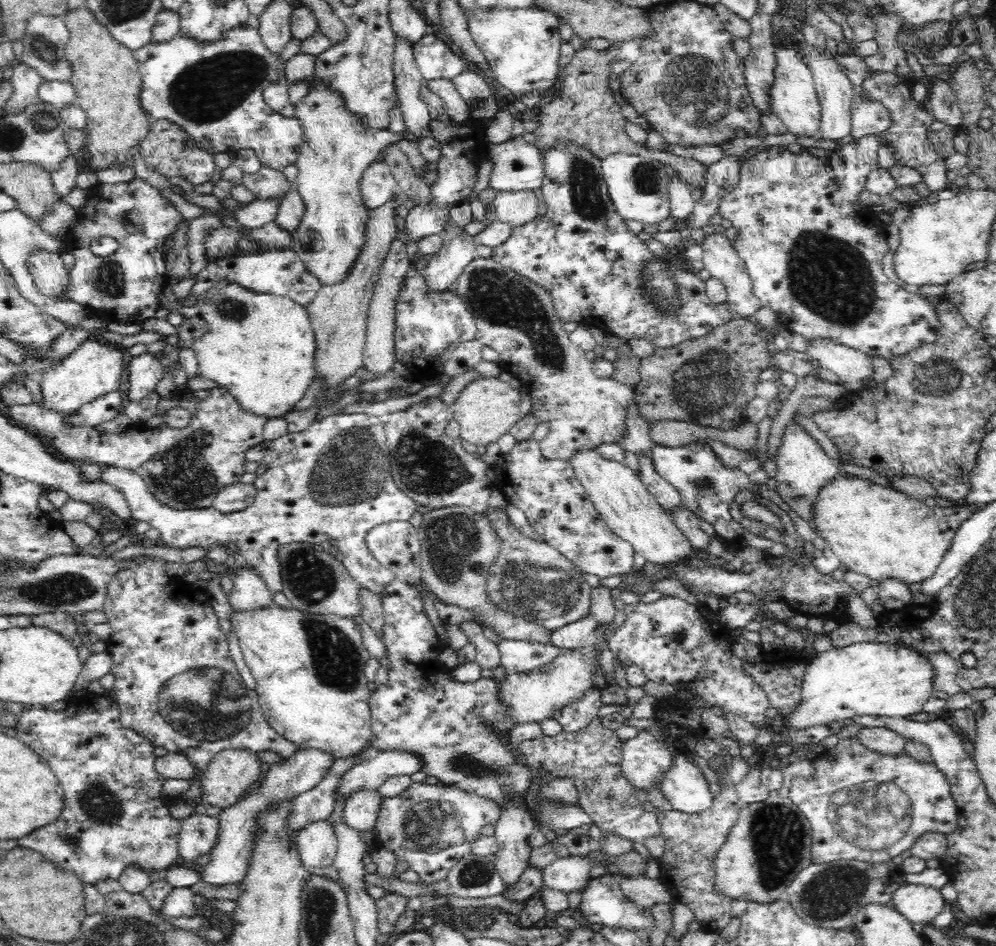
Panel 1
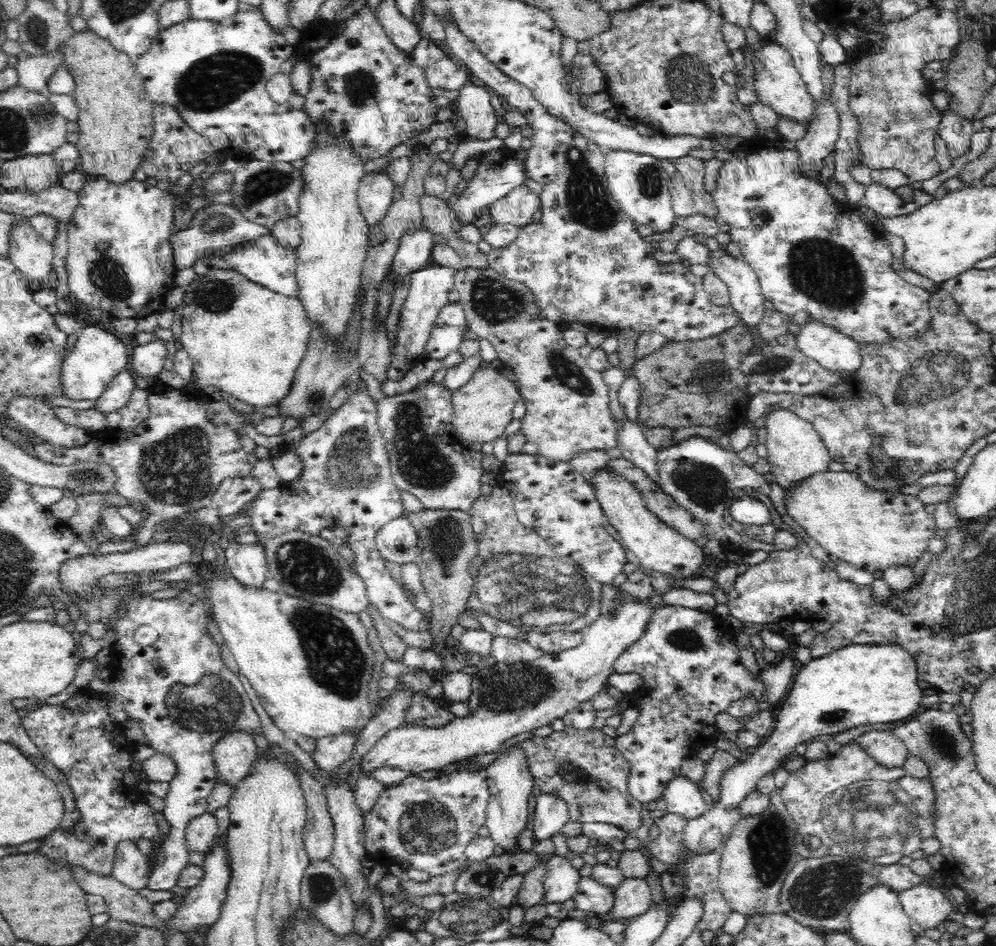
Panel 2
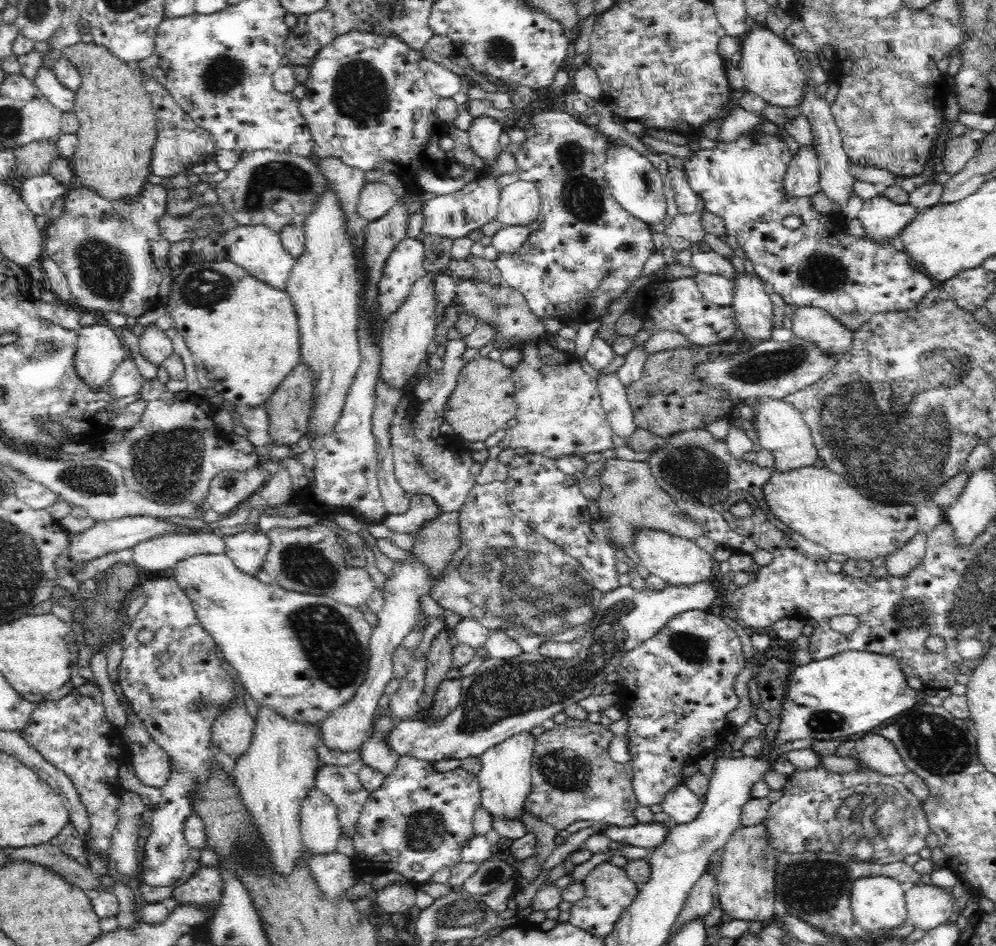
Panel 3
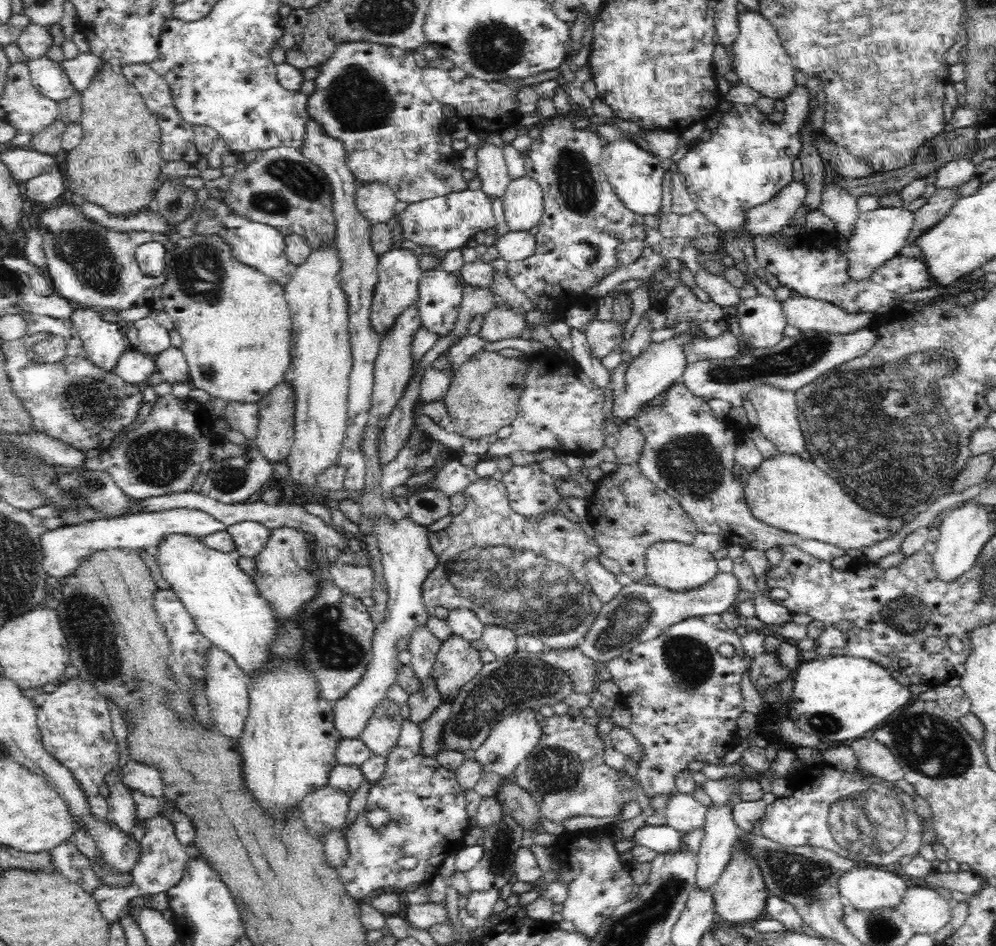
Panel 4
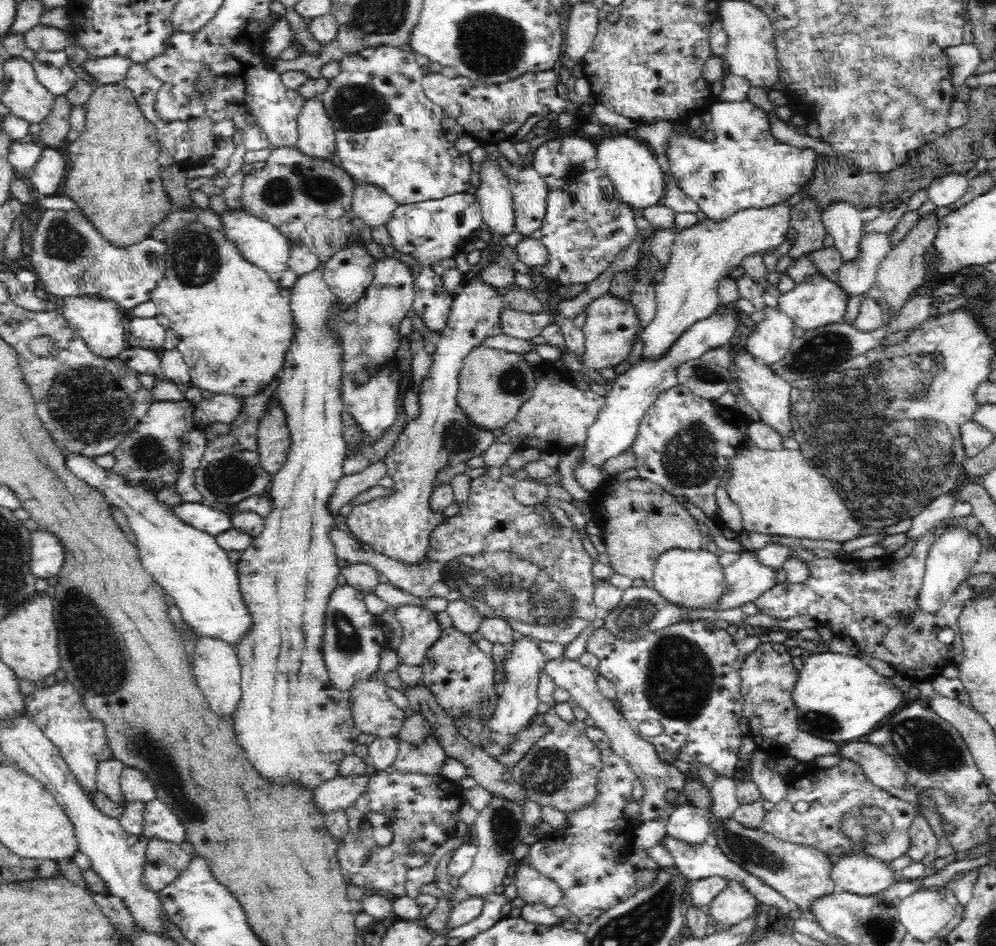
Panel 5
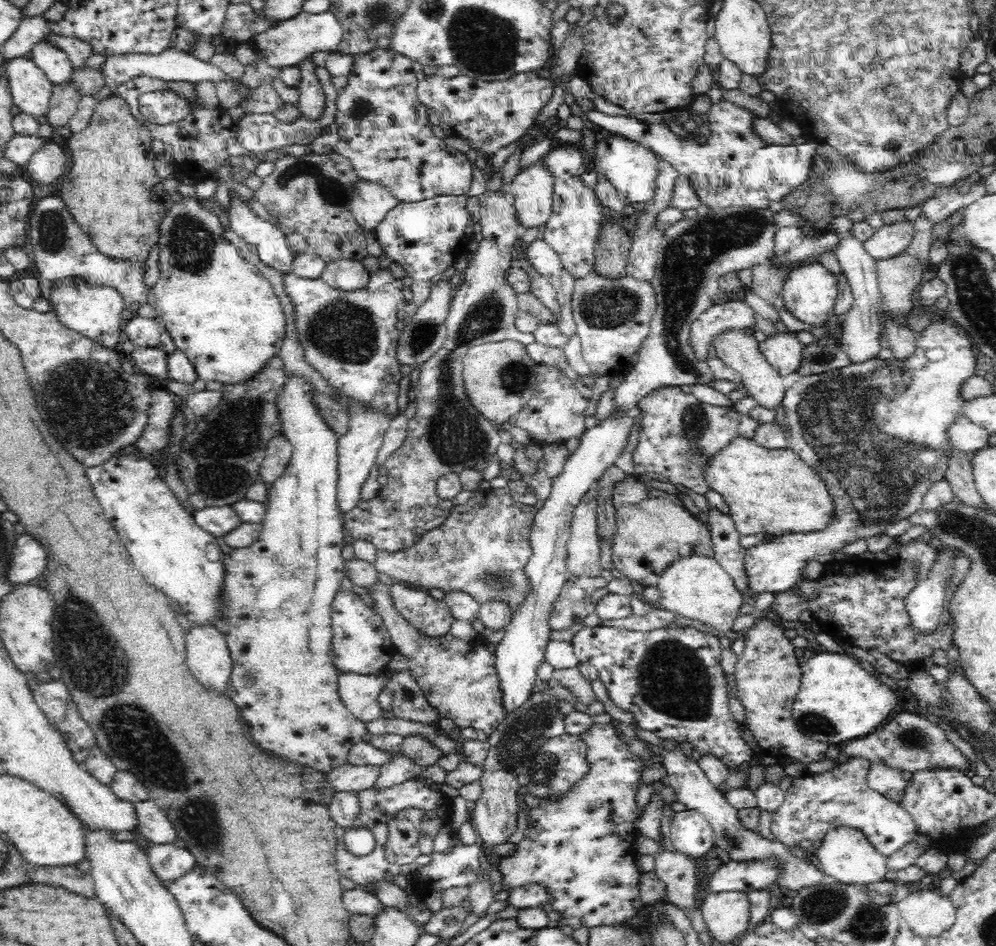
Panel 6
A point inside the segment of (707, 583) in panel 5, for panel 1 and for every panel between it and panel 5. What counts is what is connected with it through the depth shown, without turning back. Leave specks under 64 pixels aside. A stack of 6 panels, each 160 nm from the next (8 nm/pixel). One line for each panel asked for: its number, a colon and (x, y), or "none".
1: (618, 494)
2: (659, 547)
3: (678, 561)
4: (672, 565)

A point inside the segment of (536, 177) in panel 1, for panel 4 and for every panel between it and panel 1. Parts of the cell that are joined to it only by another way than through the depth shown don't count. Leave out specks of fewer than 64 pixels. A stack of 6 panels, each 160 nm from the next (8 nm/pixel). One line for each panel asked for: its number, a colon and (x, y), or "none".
2: (499, 171)
3: (455, 215)
4: (447, 223)

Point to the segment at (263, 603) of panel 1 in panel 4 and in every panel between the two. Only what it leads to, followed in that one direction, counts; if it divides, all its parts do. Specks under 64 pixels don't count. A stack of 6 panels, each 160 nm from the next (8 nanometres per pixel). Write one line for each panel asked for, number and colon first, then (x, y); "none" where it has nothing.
2: (247, 562)
3: (247, 550)
4: (250, 538)

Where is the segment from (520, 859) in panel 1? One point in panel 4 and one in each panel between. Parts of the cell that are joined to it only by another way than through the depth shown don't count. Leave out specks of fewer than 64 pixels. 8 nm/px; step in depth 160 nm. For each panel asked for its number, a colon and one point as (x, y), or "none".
2: (509, 810)
3: (505, 780)
4: (511, 741)

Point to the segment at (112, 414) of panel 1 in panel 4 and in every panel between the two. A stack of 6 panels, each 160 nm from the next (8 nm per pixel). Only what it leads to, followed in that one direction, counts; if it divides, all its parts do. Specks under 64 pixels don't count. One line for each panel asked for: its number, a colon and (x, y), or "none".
2: (117, 393)
3: (126, 380)
4: (133, 367)

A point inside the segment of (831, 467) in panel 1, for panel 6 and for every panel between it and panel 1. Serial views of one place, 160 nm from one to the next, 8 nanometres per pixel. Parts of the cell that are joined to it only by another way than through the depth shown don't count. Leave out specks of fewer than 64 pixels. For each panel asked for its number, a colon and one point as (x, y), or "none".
2: (795, 450)
3: (782, 430)
4: (777, 412)
5: (766, 391)
6: (737, 349)

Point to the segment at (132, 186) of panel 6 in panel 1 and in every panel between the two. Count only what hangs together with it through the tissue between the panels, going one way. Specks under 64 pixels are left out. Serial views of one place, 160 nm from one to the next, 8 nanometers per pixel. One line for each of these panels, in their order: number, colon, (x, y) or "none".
1: (106, 78)
2: (115, 120)
3: (118, 130)
4: (116, 165)
5: (113, 174)

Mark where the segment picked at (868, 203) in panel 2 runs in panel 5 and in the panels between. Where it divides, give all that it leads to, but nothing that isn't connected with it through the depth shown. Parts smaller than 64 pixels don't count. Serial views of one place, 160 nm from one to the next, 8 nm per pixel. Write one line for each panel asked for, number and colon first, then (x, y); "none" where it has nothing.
3: (882, 219)
4: (878, 235)
5: (855, 277)

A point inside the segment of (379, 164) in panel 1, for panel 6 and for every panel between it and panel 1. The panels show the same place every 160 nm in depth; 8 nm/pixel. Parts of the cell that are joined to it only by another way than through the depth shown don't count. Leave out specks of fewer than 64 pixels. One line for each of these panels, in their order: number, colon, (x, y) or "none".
2: (375, 191)
3: (375, 199)
4: (375, 201)
5: (370, 203)
6: (370, 203)

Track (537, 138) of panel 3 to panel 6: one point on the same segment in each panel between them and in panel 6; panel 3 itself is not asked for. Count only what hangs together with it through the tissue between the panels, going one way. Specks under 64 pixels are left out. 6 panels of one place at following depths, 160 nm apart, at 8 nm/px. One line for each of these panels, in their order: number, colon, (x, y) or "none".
4: (586, 233)
5: (586, 226)
6: (572, 230)

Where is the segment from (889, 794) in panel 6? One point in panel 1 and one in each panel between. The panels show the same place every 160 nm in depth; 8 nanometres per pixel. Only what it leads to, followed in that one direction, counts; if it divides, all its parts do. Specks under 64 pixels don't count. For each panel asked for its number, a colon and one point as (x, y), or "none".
1: (881, 740)
2: (887, 750)
3: (875, 751)
4: (874, 756)
5: (878, 766)

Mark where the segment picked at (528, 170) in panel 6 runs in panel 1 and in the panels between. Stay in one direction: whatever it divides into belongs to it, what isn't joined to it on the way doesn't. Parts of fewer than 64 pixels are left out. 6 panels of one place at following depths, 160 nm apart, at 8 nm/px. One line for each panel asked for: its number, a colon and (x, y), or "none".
1: (515, 208)
2: (518, 206)
3: (519, 204)
4: (522, 202)
5: (529, 191)

